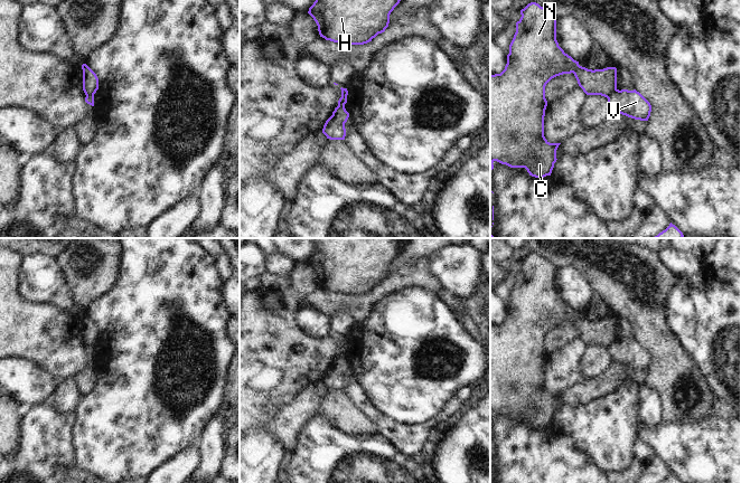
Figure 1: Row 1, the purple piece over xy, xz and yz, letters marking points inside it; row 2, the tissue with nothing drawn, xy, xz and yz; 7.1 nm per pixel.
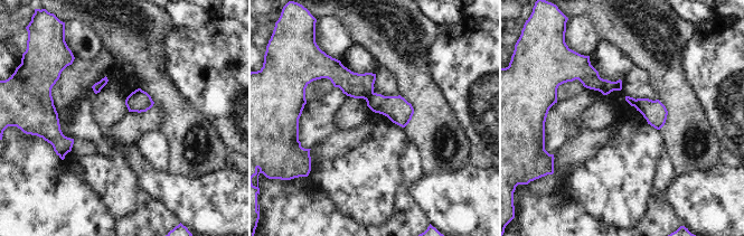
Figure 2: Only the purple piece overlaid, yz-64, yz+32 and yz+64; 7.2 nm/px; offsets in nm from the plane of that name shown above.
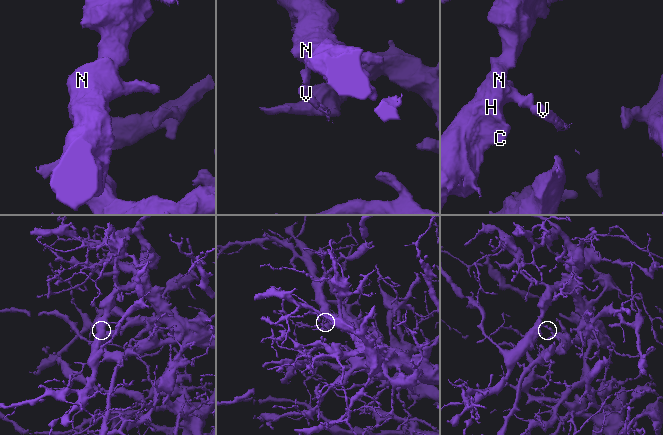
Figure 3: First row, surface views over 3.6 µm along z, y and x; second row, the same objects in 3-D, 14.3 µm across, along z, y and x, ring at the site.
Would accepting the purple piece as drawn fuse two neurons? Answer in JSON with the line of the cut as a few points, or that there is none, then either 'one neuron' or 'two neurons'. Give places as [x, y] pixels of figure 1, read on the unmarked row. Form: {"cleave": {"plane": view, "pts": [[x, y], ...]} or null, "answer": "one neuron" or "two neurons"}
{"cleave": {"plane": "yz", "pts": [[616, 339], [607, 348]]}, "answer": "two neurons"}

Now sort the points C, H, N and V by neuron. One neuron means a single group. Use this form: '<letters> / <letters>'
C H N / V

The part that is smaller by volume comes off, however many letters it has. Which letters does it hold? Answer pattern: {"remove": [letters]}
{"remove": ["V"]}

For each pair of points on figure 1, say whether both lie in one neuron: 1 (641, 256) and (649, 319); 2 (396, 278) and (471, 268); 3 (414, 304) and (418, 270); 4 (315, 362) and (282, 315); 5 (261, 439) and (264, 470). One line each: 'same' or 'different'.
1: same
2: different
3: different
4: same
5: same

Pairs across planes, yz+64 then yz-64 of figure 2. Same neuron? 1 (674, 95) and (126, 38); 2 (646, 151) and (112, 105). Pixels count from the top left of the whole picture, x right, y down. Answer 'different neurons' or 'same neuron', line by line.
1: same neuron
2: different neurons

